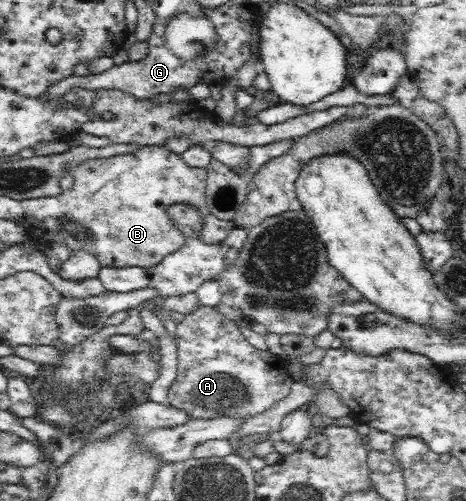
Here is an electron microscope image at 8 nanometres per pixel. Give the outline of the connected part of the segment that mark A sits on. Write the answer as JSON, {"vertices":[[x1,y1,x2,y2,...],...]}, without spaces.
{"vertices":[[203,305,177,325,174,333,177,350,200,350,200,352,177,352,177,376,167,394,169,404,182,409,194,418,211,419,217,416,251,417,272,408,291,391,292,377,283,366,284,361,270,351,262,351,250,345,240,333,239,327,220,315,216,308]]}

